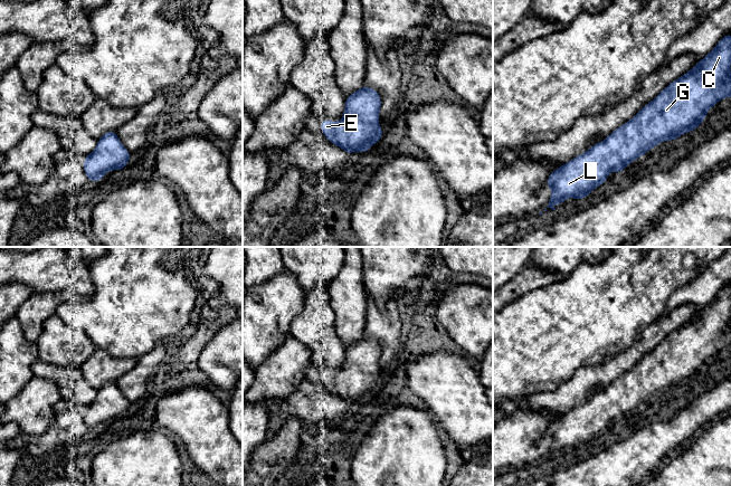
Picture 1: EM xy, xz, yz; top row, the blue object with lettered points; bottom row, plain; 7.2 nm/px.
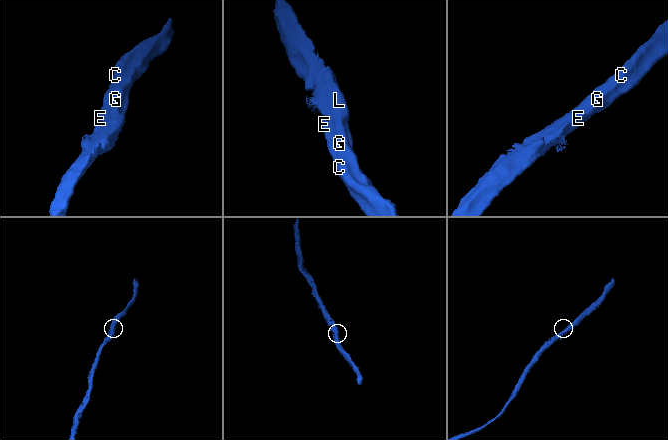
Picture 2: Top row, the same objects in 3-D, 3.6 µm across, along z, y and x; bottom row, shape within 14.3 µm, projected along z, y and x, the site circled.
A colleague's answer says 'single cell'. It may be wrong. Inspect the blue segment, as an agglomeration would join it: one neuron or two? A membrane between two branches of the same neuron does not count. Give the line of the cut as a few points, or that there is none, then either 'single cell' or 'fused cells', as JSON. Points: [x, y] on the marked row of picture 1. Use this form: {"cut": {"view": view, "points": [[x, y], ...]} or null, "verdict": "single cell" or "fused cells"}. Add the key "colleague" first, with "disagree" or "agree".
{"colleague": "agree", "cut": null, "verdict": "single cell"}

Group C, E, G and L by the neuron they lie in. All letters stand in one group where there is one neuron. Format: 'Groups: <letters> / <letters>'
Groups: C E G L

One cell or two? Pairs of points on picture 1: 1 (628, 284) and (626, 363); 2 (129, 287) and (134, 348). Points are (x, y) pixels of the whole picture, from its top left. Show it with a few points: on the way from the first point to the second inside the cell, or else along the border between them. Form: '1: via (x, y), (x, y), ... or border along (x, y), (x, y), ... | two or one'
1: border along (644, 330), (628, 348), (609, 355), (603, 361) | two
2: via (132, 302), (132, 333) | one

